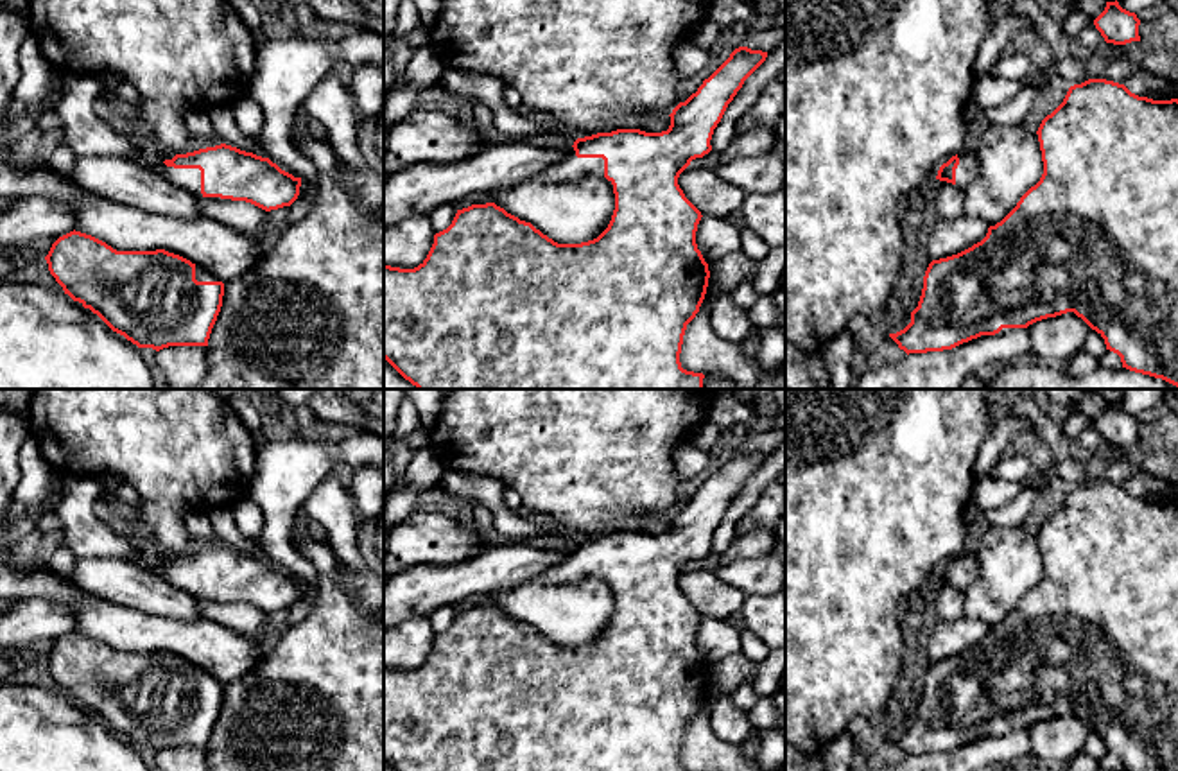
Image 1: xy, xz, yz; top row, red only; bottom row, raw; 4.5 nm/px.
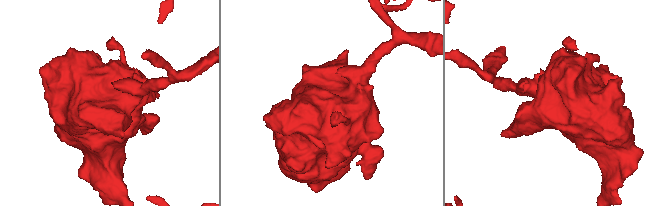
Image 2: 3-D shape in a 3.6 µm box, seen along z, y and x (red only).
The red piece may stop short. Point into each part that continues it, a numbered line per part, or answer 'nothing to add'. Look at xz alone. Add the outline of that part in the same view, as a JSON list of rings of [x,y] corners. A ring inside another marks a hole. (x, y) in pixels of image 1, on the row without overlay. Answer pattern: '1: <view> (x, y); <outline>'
1: xz (571, 569); [[[572,549],[568,550],[567,558],[559,565],[541,572],[540,576],[536,576],[536,579],[568,585],[586,576],[604,577],[604,561],[602,559],[577,559]]]

